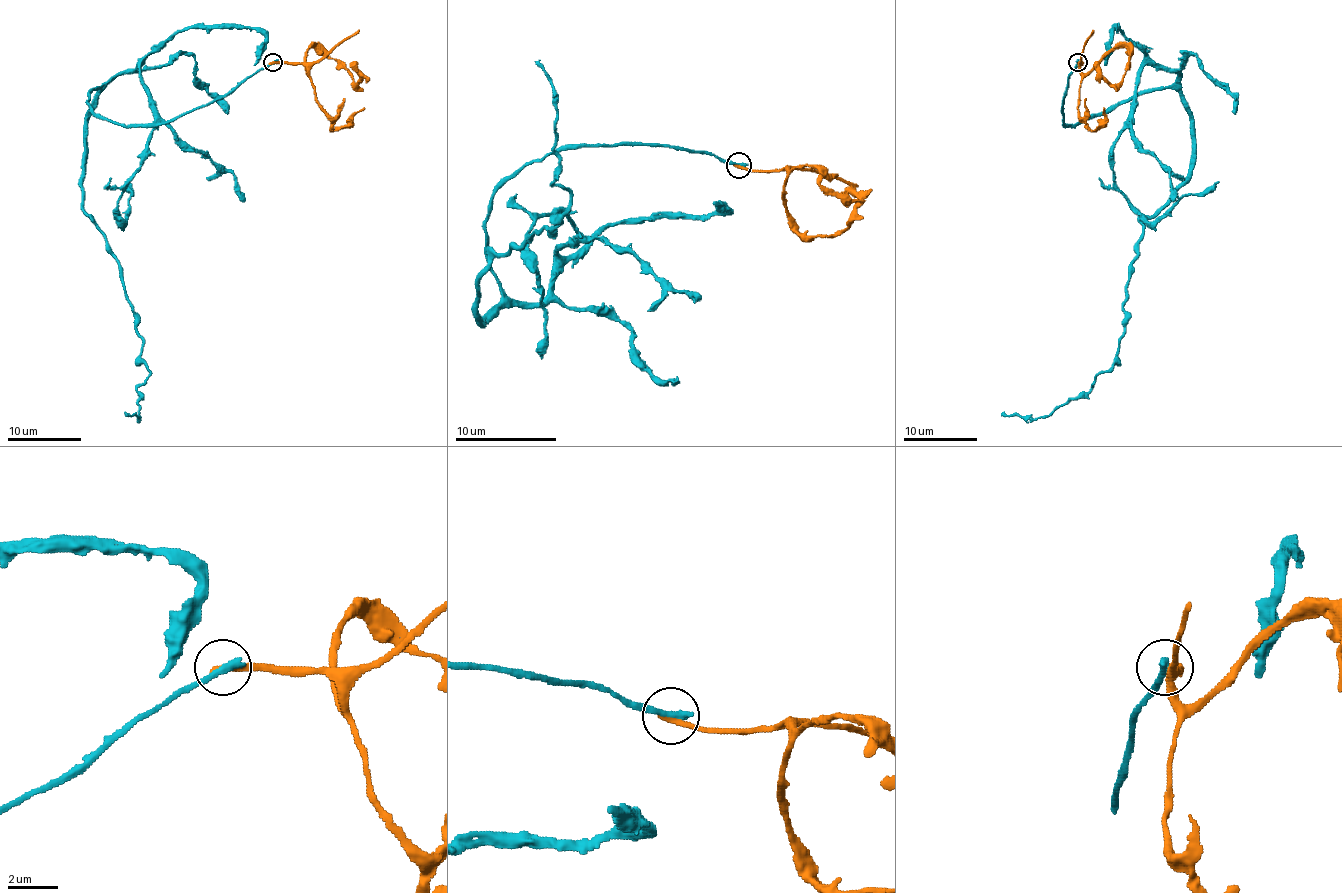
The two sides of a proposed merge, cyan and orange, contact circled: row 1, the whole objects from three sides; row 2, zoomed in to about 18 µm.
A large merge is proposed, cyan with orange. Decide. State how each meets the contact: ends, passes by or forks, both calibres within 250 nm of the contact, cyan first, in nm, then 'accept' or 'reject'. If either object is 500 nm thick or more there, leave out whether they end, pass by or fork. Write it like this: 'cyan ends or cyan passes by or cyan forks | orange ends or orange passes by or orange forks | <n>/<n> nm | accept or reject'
cyan ends | orange ends | 360/280 nm | reject

